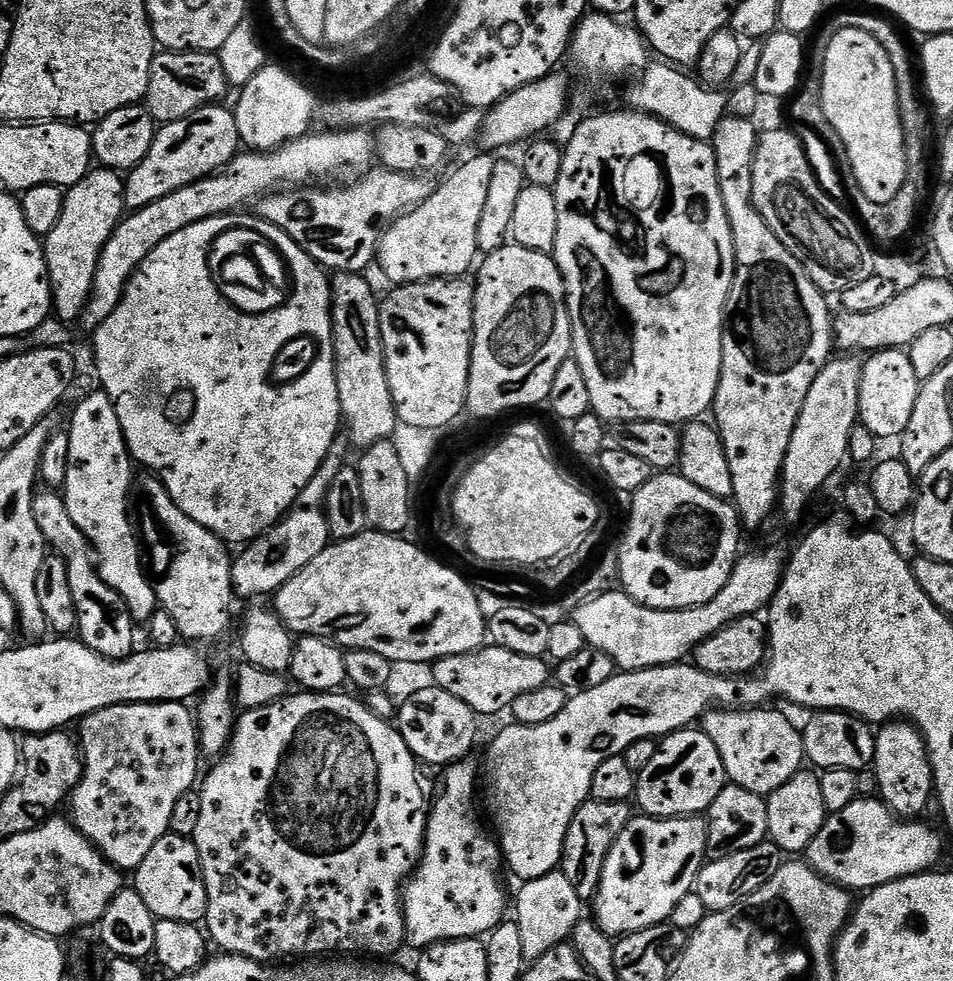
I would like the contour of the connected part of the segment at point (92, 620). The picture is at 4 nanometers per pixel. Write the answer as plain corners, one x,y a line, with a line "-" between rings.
56,490
37,491
34,498
34,518
38,522
38,530
42,530
45,545
50,546
51,551
61,556
68,564
70,594
74,594
78,639
90,650
94,650
99,656
105,656
108,660
124,660
132,655
137,644
128,601
100,577
100,569
94,559
92,546
82,534
82,530
74,526
74,518
70,518
70,510
66,510
63,495

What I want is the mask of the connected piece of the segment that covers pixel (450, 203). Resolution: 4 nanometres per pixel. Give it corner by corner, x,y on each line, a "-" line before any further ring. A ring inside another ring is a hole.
480,155
484,156
466,161
453,176
438,184
426,202
417,204
388,227
380,240
378,268
380,264
389,285
460,278
472,263
477,263
478,222
482,222
482,206
486,206
486,194
496,165
496,160
488,157
491,155

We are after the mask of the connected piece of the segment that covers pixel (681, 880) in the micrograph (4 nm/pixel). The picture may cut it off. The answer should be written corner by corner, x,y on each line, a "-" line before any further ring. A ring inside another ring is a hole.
633,815
622,834
618,834
604,863
600,888
594,897
596,925
609,938
619,938
671,921
678,902
682,902
682,898
686,898
695,889
696,879
706,863
707,854
707,819
700,816
678,816
675,820
659,820
657,816

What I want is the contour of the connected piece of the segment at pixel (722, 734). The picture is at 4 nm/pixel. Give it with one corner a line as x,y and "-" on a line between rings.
761,706
759,708
749,708
747,710
713,710
704,713
702,717
702,730
710,738
710,742
714,742
714,746
718,746
718,754
722,754
724,759
724,775
729,781
738,786
742,786
746,790
750,790
754,794
765,798
772,795
774,790
778,790
786,782
790,782
790,778
794,778
796,773
805,767
806,757
804,754
804,738
799,727
795,728
786,717
780,712
771,712
771,707

